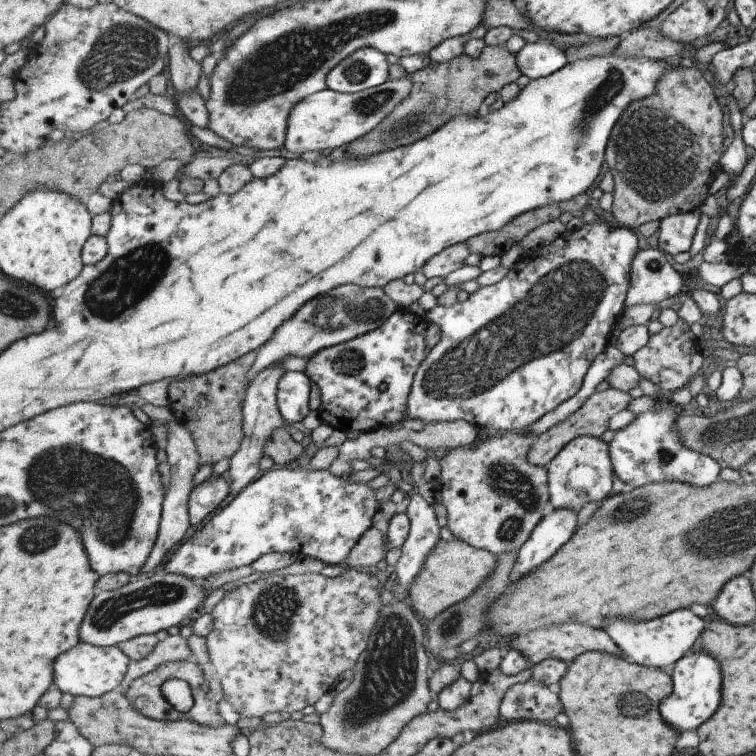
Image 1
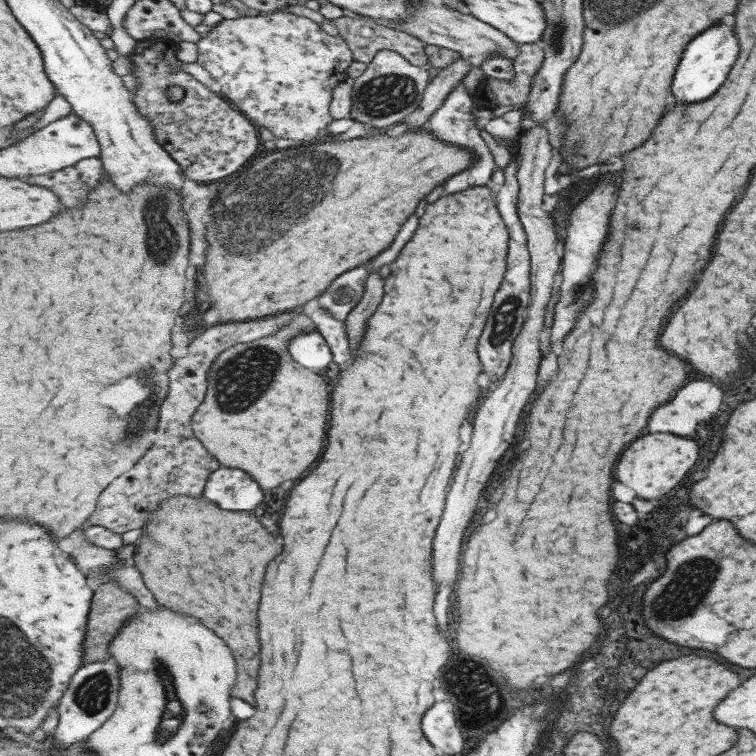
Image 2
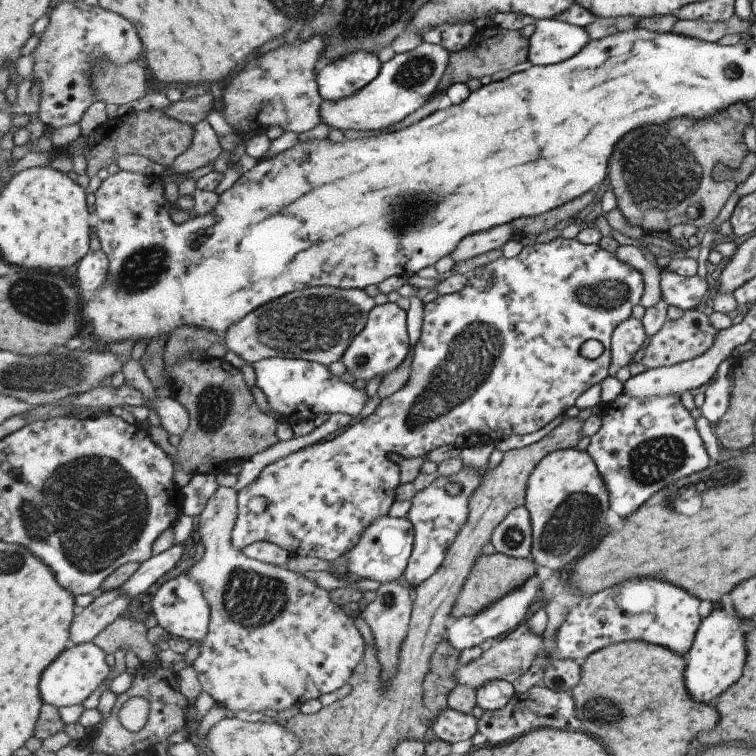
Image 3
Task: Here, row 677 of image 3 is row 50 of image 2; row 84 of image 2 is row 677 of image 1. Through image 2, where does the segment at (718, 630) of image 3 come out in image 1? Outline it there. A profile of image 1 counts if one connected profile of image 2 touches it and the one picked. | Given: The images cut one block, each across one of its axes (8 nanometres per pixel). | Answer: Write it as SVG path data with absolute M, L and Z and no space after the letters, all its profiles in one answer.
M691 649L675 662L674 671L671 674L675 694L671 694L661 702L660 710L663 720L667 718L666 722L675 726L674 729L680 733L696 729L703 724L709 716L713 716L719 704L719 682L721 682L719 666L711 656L701 652L703 651Z

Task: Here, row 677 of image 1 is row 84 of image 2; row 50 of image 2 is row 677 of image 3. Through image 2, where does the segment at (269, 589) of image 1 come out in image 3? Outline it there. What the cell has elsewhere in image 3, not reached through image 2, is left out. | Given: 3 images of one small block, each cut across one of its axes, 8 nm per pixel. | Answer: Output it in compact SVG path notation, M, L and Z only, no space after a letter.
M220 486L196 520L198 538L204 545L205 553L188 574L203 587L211 618L208 635L192 665L198 672L204 691L225 709L262 713L297 707L323 694L335 692L350 682L355 669L366 657L365 640L355 624L355 617L349 616L341 605L331 600L329 591L300 572L245 556L234 545L232 535L238 512L235 486Z

